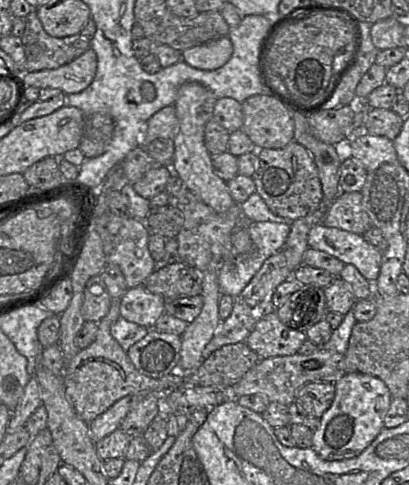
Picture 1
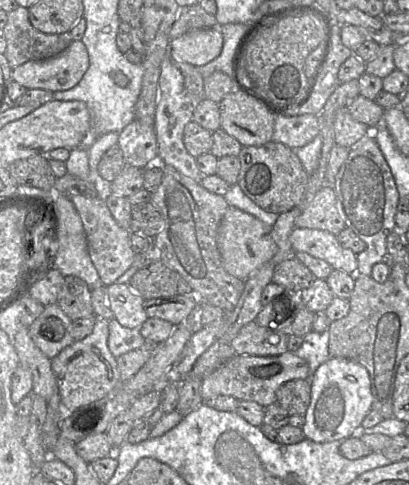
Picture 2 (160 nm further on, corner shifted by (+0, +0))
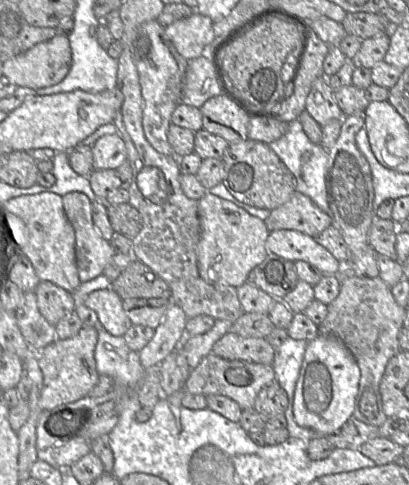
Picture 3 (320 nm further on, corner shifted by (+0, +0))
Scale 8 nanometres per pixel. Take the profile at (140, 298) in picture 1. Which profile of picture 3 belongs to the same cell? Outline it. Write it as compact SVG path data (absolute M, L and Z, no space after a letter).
M111 288L91 292L83 303L95 311L102 327L113 336L123 336L133 325L123 309L123 300Z

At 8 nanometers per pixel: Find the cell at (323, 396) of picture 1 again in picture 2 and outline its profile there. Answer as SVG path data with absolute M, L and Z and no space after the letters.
M298 379L285 382L276 391L276 403L289 415L306 413L311 400L311 384L309 379Z

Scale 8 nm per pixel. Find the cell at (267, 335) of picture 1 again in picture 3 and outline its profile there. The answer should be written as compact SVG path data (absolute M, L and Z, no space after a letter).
M229 332L213 345L211 353L227 360L271 365L275 348L265 338L244 338Z

